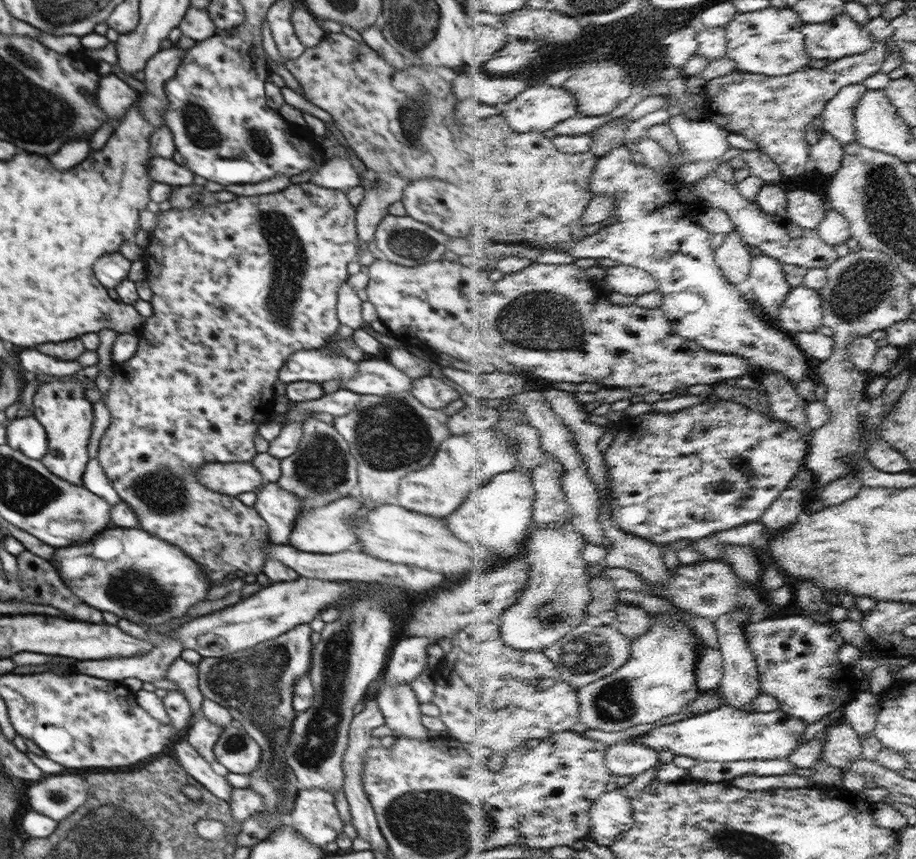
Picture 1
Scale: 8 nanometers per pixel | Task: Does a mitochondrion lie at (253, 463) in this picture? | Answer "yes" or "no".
no

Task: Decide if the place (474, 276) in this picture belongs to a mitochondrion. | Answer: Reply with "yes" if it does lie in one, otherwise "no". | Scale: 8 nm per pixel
no

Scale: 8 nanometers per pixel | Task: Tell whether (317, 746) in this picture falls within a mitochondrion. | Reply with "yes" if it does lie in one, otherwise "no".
yes

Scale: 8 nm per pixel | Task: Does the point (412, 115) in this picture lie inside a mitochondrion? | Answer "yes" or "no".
yes

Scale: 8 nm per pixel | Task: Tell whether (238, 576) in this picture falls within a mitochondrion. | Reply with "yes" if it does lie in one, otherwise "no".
no

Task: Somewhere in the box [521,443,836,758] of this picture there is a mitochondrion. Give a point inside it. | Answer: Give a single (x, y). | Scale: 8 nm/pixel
(586, 652)

